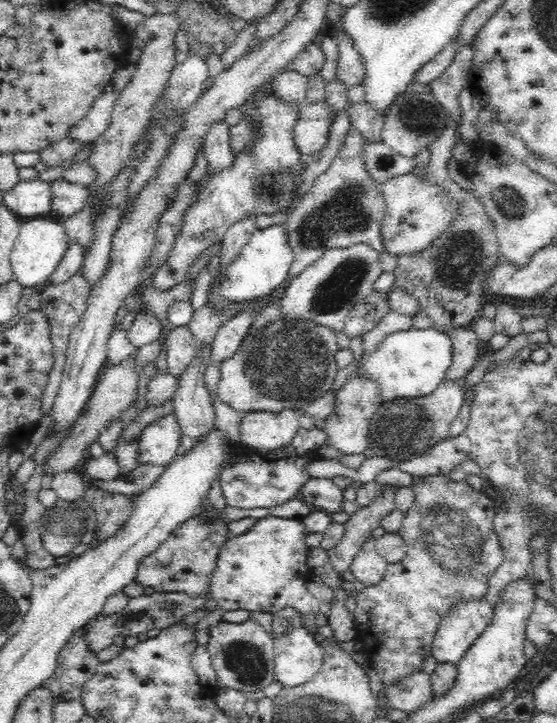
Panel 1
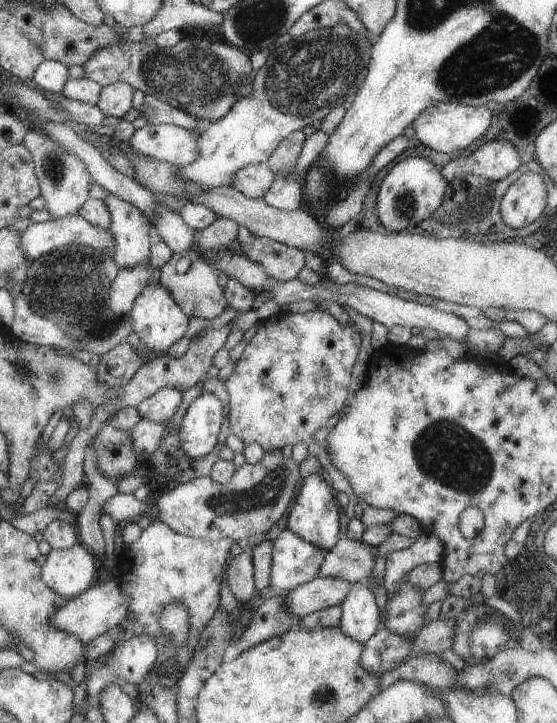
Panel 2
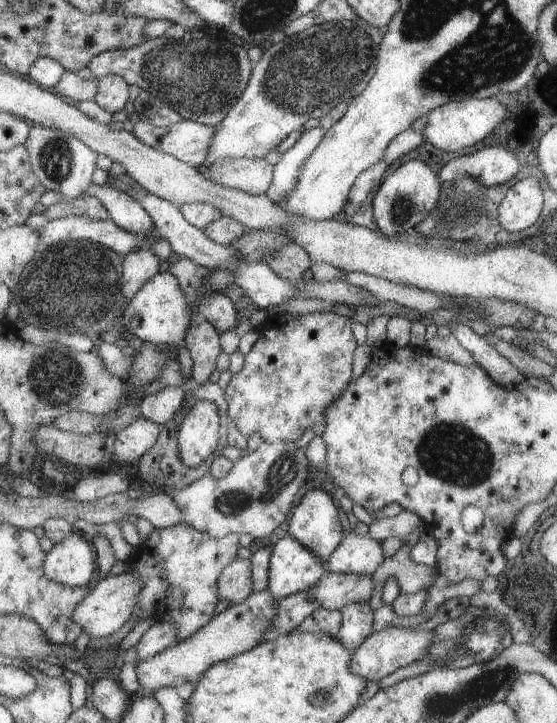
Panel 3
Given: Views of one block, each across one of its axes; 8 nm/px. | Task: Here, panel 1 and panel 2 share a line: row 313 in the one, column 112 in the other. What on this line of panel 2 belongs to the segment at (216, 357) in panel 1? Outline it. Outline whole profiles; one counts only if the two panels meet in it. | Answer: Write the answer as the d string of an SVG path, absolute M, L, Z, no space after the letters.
M77 213L33 223L21 231L20 243L27 263L61 246L89 246L97 250L112 252L115 242L109 230L91 226Z

